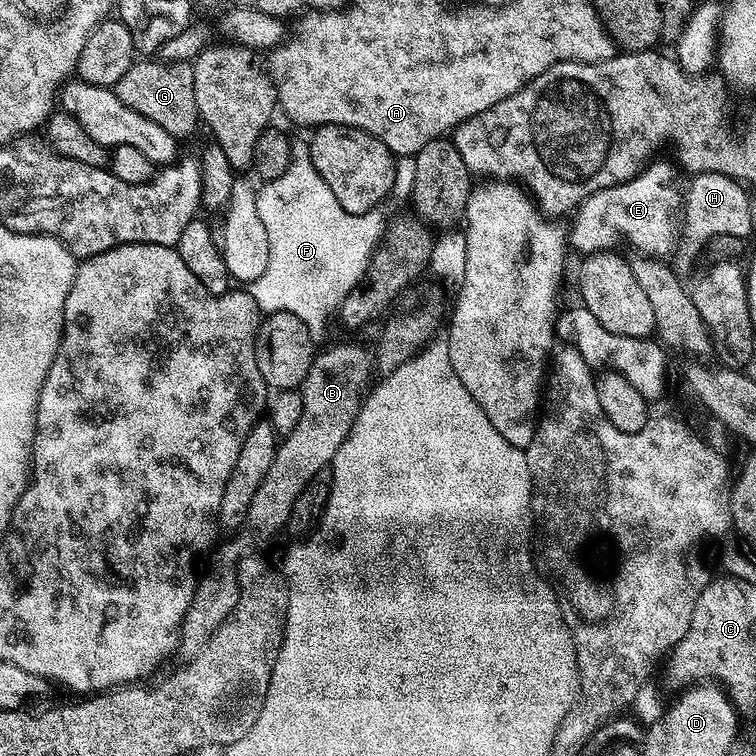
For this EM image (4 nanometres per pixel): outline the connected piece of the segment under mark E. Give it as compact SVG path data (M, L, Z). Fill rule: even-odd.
M652 162L643 172L625 184L615 184L612 188L598 190L590 198L586 198L579 208L575 209L576 221L570 228L570 244L580 254L602 252L615 238L616 232L629 236L640 247L639 251L657 258L668 258L673 254L678 235L677 213L682 208L682 196L676 193L676 172L668 164Z

